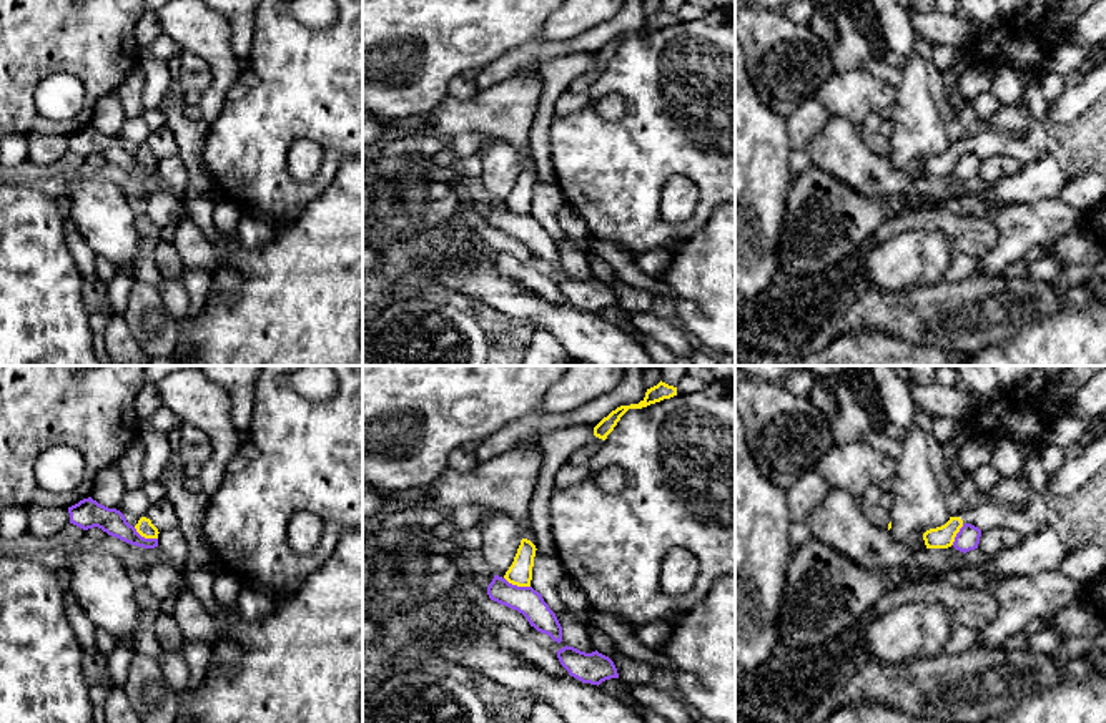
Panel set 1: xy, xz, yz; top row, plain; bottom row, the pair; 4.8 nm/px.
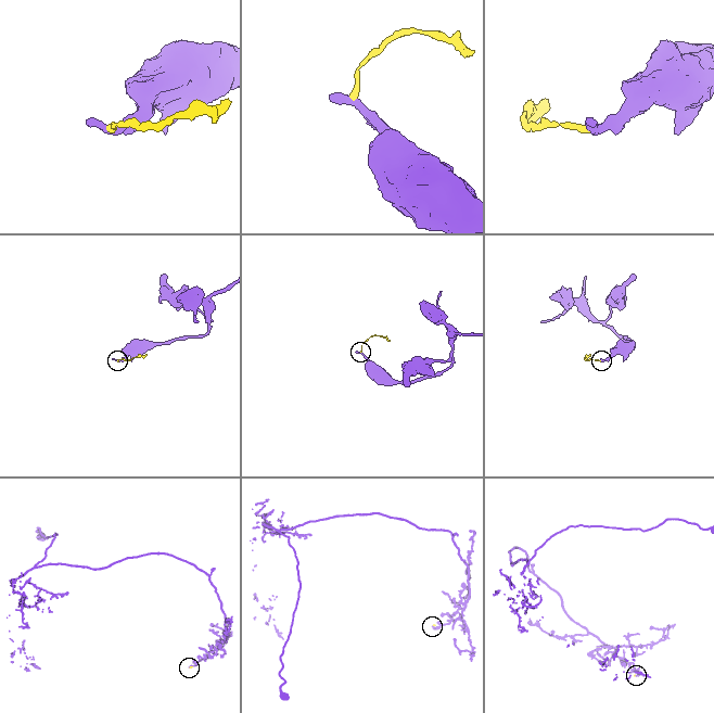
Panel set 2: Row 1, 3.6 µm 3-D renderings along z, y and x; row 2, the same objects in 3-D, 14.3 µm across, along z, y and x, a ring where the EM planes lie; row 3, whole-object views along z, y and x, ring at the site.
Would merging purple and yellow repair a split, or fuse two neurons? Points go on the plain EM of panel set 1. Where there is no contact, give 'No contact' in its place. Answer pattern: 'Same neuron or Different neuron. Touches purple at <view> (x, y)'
Different neuron. Touches purple at xz (516, 213)

